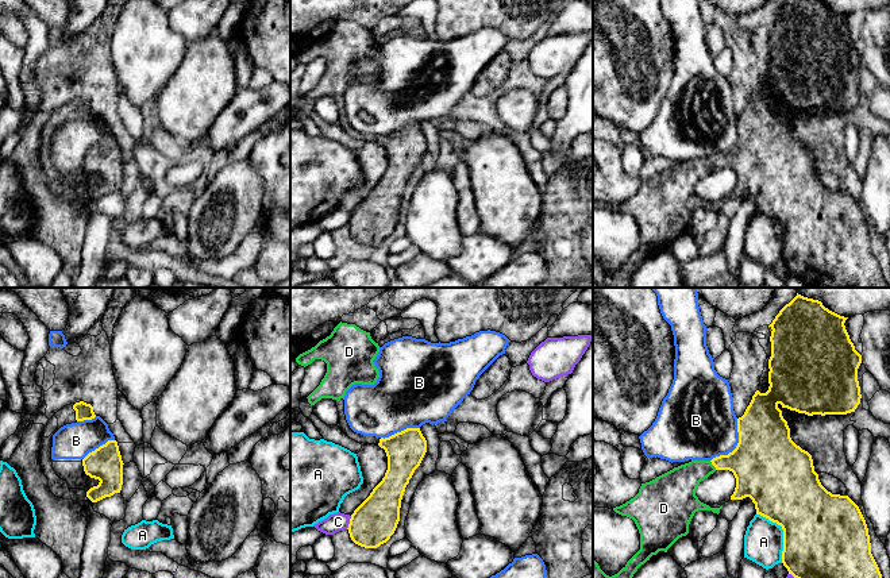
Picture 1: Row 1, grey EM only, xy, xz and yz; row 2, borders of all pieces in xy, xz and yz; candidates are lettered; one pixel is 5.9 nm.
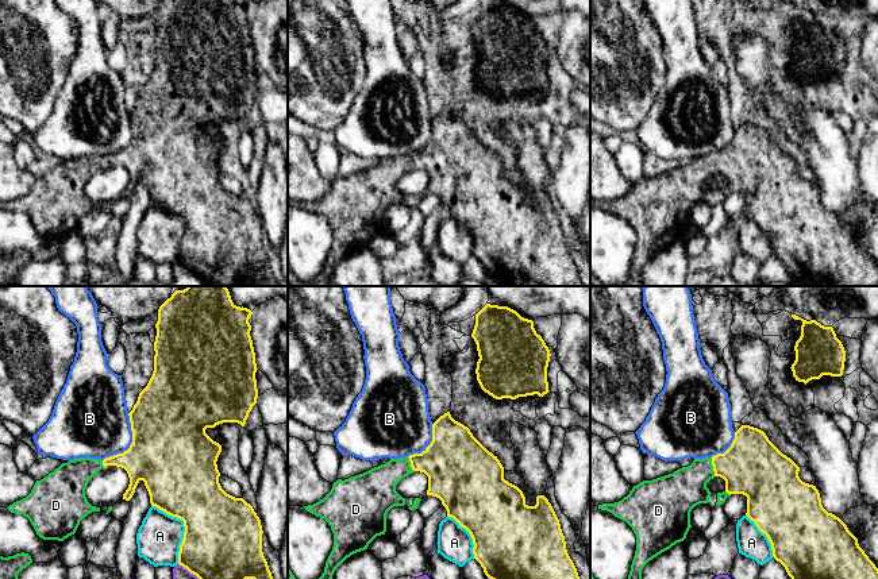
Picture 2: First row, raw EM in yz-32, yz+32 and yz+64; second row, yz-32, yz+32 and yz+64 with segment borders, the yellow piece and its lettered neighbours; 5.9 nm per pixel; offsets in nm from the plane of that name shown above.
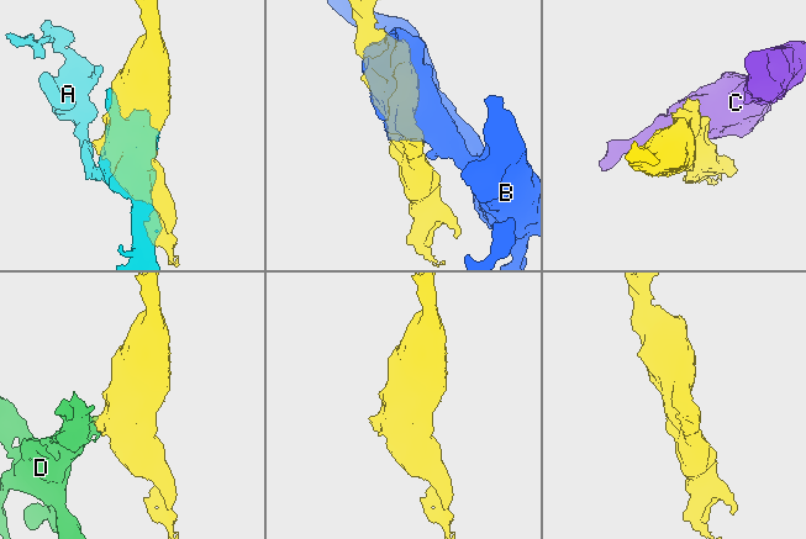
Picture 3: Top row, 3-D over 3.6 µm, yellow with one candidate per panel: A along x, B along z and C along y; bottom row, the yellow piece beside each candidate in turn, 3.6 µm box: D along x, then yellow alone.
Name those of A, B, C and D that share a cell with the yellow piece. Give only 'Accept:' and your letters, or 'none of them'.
Accept: D

